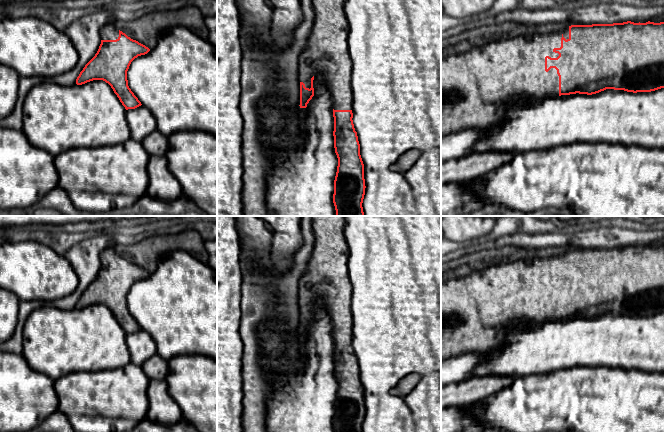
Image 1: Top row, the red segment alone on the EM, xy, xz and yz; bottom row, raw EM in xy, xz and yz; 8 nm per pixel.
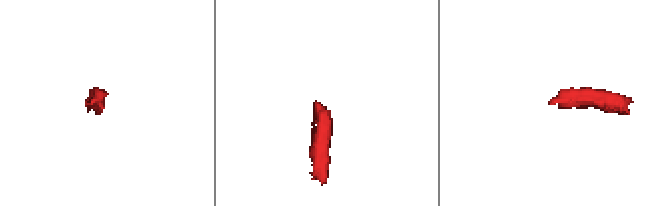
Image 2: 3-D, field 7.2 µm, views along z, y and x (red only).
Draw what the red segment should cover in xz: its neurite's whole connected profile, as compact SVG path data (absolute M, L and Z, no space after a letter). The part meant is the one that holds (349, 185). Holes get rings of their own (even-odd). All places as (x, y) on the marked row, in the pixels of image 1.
M312 0L315 13L313 26L308 38L307 46L300 56L300 108L306 108L314 96L313 80L315 76L322 78L333 99L334 117L334 148L338 158L337 172L334 180L333 203L336 216L364 216L363 199L365 195L364 164L360 155L360 144L353 124L352 90L350 86L352 60L348 49L349 23L344 12L345 0Z

